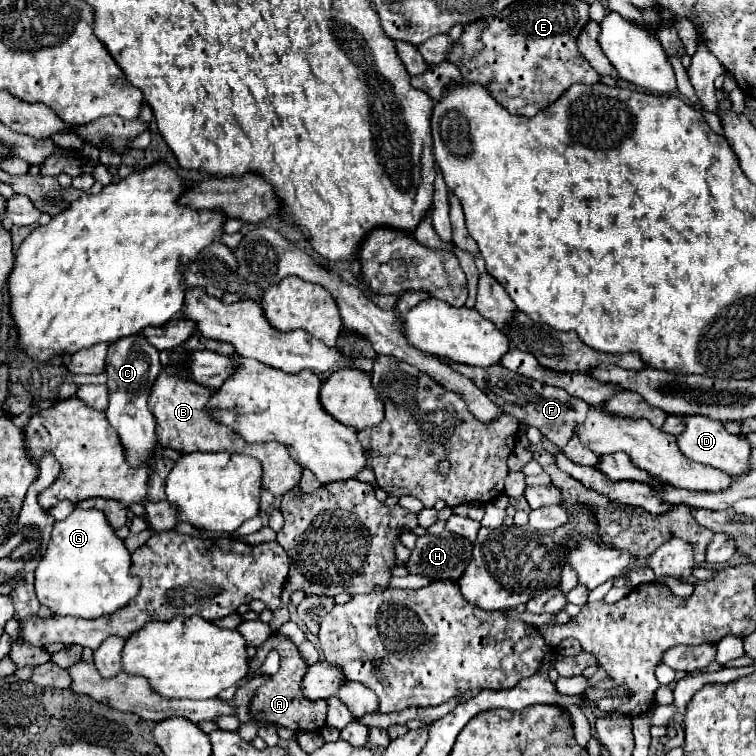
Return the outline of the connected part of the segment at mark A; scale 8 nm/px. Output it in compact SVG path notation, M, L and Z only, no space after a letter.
M271 634L265 644L261 644L256 648L256 654L253 656L253 660L249 662L249 668L251 671L259 670L269 653L269 650L277 650L279 656L281 656L281 668L277 674L269 676L269 680L257 688L253 700L251 700L251 706L249 706L249 714L255 722L259 724L265 724L265 726L285 726L293 732L313 732L313 730L319 730L325 726L325 718L327 718L327 704L323 700L319 702L311 702L311 700L305 700L301 696L301 676L305 674L305 660L299 656L299 650L297 646L281 636L281 634Z

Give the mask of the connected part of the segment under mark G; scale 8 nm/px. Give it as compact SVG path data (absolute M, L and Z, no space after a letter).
M73 510L71 516L63 522L55 522L47 552L41 556L35 570L35 592L41 606L47 606L53 616L75 616L75 618L101 618L113 614L127 606L127 602L137 596L139 584L137 578L129 574L131 554L125 544L115 536L113 528L101 512L97 510Z

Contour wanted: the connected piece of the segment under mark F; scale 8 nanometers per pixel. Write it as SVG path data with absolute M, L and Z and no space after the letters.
M449 364L449 366L457 368L457 372L469 376L477 384L477 388L481 388L489 396L489 400L499 404L499 408L505 408L505 412L515 416L521 424L539 428L541 434L551 444L555 444L559 450L573 436L573 424L577 424L577 420L585 420L585 408L589 408L589 404L583 402L581 398L567 394L563 388L545 386L537 380L515 374L507 368L503 368L501 364L497 364L495 368L461 368L461 364Z

